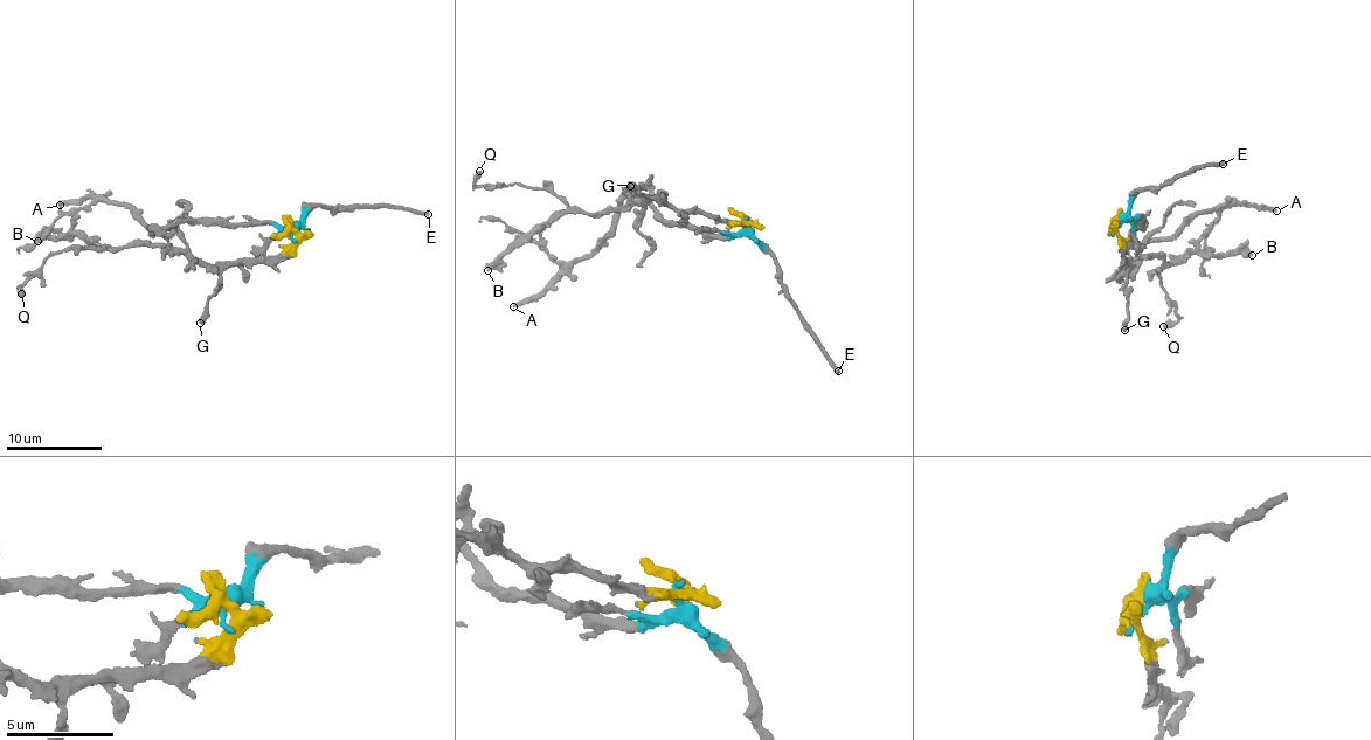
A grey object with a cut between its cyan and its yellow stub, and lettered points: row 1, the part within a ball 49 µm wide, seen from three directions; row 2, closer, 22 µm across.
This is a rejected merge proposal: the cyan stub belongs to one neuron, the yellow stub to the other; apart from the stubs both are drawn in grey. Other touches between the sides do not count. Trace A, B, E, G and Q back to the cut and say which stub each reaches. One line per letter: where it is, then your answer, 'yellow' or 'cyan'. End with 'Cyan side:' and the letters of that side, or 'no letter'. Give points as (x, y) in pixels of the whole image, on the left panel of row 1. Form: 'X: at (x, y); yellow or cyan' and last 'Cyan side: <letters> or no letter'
A: at (60, 205); cyan
B: at (37, 241); yellow
E: at (428, 214); cyan
G: at (200, 323); yellow
Q: at (21, 294); yellow
Cyan side: A, E

